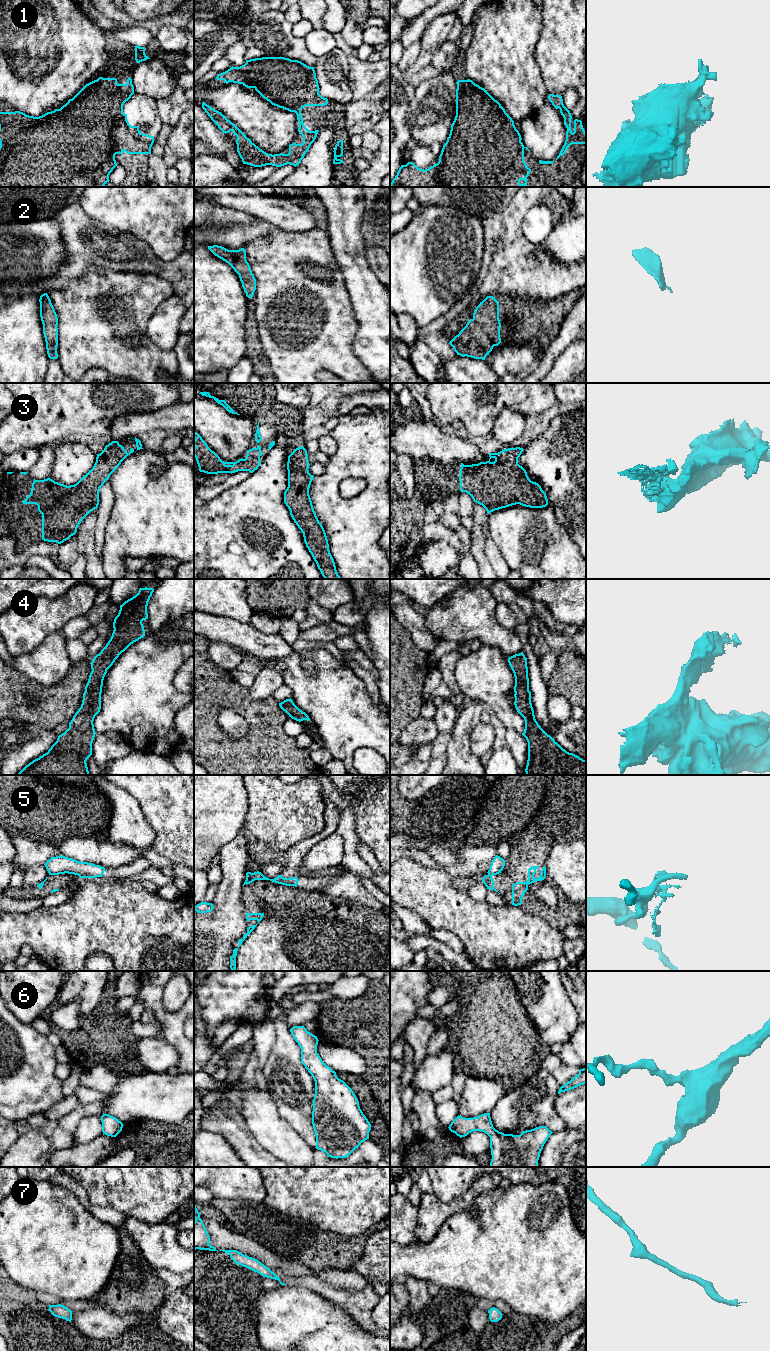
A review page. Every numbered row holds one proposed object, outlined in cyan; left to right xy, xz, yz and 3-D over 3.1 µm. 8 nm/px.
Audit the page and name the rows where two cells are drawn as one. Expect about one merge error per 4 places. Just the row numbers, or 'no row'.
5

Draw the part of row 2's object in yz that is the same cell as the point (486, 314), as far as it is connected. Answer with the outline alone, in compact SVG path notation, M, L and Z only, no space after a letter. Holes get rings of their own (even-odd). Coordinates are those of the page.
M487 296L476 307L473 318L449 344L457 355L485 360L494 346L501 343L499 302Z

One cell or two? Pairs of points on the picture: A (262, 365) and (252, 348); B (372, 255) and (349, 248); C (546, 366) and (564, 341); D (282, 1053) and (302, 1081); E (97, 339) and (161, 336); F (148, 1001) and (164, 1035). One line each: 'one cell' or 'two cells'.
A: one cell
B: two cells
C: one cell
D: one cell
E: two cells
F: one cell

